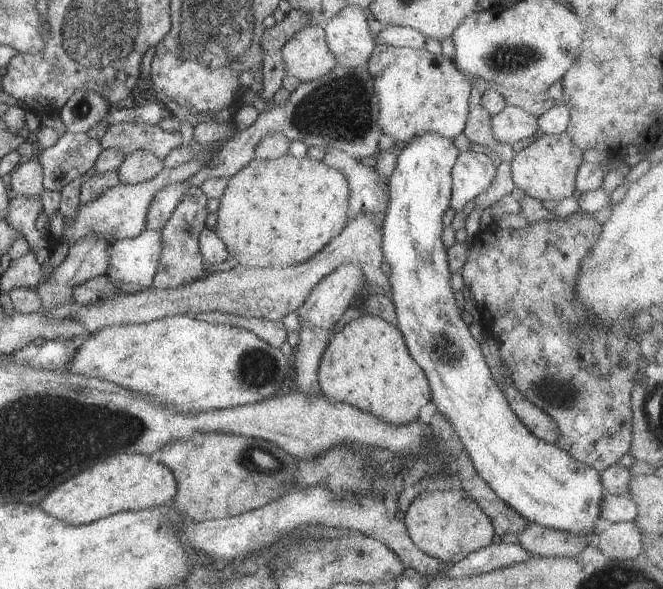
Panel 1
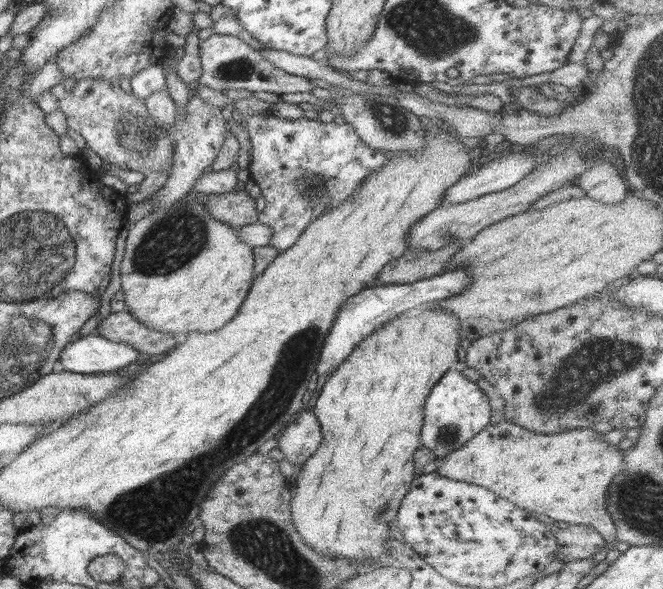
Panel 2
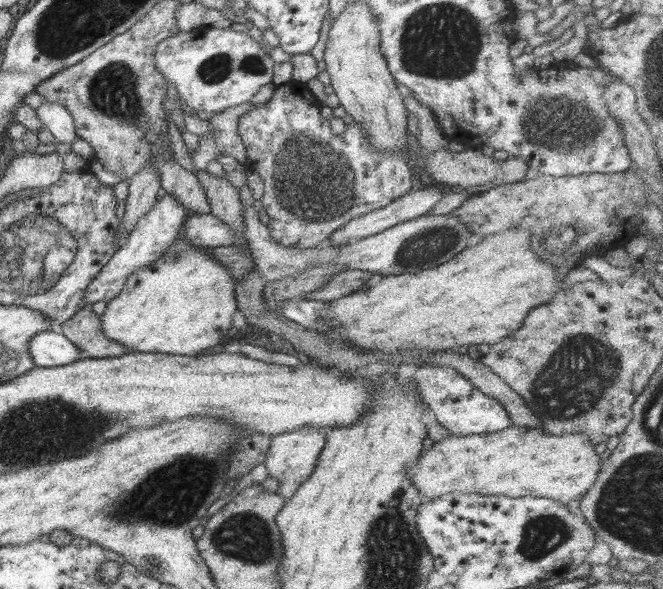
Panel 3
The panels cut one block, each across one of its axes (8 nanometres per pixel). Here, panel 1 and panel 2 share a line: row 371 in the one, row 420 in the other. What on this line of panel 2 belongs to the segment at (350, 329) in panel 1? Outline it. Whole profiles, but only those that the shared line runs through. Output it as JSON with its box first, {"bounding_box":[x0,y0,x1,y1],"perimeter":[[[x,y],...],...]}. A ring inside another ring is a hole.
{"bounding_box":[290,307,461,567],"perimeter":[[[424,307],[420,311],[411,312],[396,316],[393,320],[380,326],[375,332],[372,332],[367,338],[360,342],[348,358],[344,360],[337,368],[320,390],[320,396],[314,404],[313,412],[320,423],[322,430],[322,443],[318,451],[310,455],[310,458],[302,464],[301,470],[297,474],[295,488],[292,490],[293,496],[290,500],[290,511],[292,511],[292,524],[302,535],[302,541],[310,545],[314,552],[320,553],[322,557],[348,557],[348,559],[372,559],[372,564],[376,567],[381,566],[380,556],[388,554],[388,544],[386,539],[392,535],[388,522],[396,520],[398,507],[402,504],[403,498],[408,494],[410,483],[418,474],[419,468],[414,462],[414,451],[422,447],[420,441],[421,427],[424,423],[424,405],[432,387],[436,385],[446,372],[453,368],[458,368],[458,343],[461,338],[461,325],[454,312],[440,310],[434,307]]]}

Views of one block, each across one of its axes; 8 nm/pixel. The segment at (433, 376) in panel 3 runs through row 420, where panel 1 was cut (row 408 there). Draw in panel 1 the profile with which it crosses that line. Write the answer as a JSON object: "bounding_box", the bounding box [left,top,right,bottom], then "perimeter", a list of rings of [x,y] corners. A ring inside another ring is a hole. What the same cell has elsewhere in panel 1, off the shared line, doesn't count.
{"bounding_box":[381,133,606,535],"perimeter":[[[426,133],[422,136],[414,137],[410,139],[406,146],[398,152],[397,163],[395,169],[392,171],[388,180],[389,188],[389,201],[385,210],[385,217],[383,218],[383,227],[381,228],[382,235],[382,248],[383,255],[386,262],[390,265],[391,272],[389,275],[389,281],[392,287],[392,300],[395,304],[395,311],[397,312],[397,327],[400,329],[402,336],[404,337],[408,352],[412,355],[412,358],[420,365],[420,368],[424,371],[429,387],[431,390],[431,400],[436,404],[437,409],[451,422],[451,426],[455,428],[460,440],[463,442],[466,452],[469,454],[470,460],[473,462],[473,467],[476,472],[488,483],[488,486],[508,505],[517,510],[525,519],[528,519],[531,523],[542,525],[543,527],[558,529],[561,531],[571,532],[575,535],[582,535],[588,533],[598,532],[606,523],[599,516],[602,499],[605,498],[606,492],[599,472],[594,468],[590,468],[589,465],[577,461],[574,457],[569,455],[569,452],[562,450],[557,444],[551,445],[538,437],[535,437],[528,427],[514,414],[514,411],[509,405],[509,394],[498,389],[490,368],[486,363],[484,356],[480,350],[480,343],[472,337],[469,326],[464,323],[462,319],[462,313],[456,305],[454,299],[454,291],[451,287],[451,274],[449,273],[449,264],[447,261],[447,250],[442,243],[442,230],[444,230],[444,224],[442,223],[442,216],[448,208],[452,207],[451,204],[451,192],[453,187],[452,169],[456,164],[457,158],[461,153],[457,142],[451,138],[436,133]]]}

